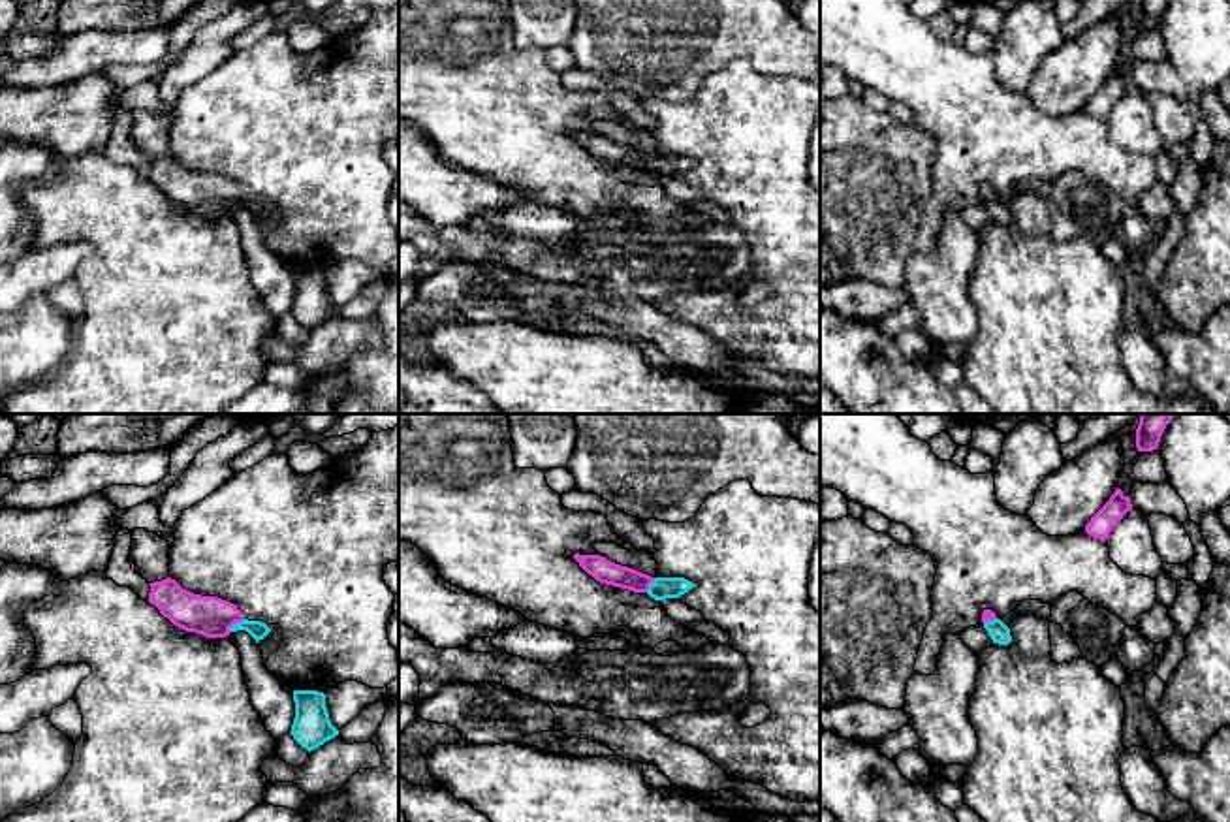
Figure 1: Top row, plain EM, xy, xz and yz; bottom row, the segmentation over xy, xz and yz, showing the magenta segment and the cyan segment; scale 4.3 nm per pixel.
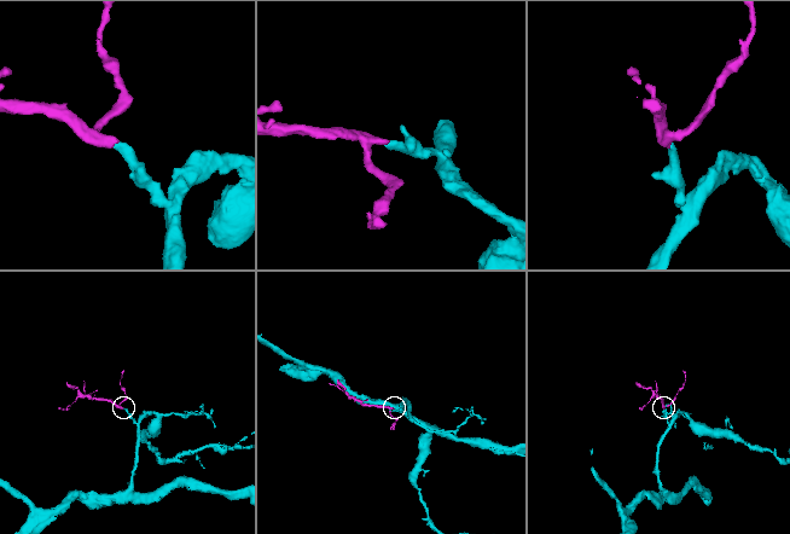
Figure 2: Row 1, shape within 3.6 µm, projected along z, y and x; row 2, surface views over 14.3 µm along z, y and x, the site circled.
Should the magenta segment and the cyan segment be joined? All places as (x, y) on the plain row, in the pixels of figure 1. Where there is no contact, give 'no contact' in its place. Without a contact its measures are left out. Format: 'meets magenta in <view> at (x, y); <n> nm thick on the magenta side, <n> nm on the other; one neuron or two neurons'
meets magenta in xy at (236, 200); 170 nm thick on the magenta side, 80 nm on the other; one neuron

